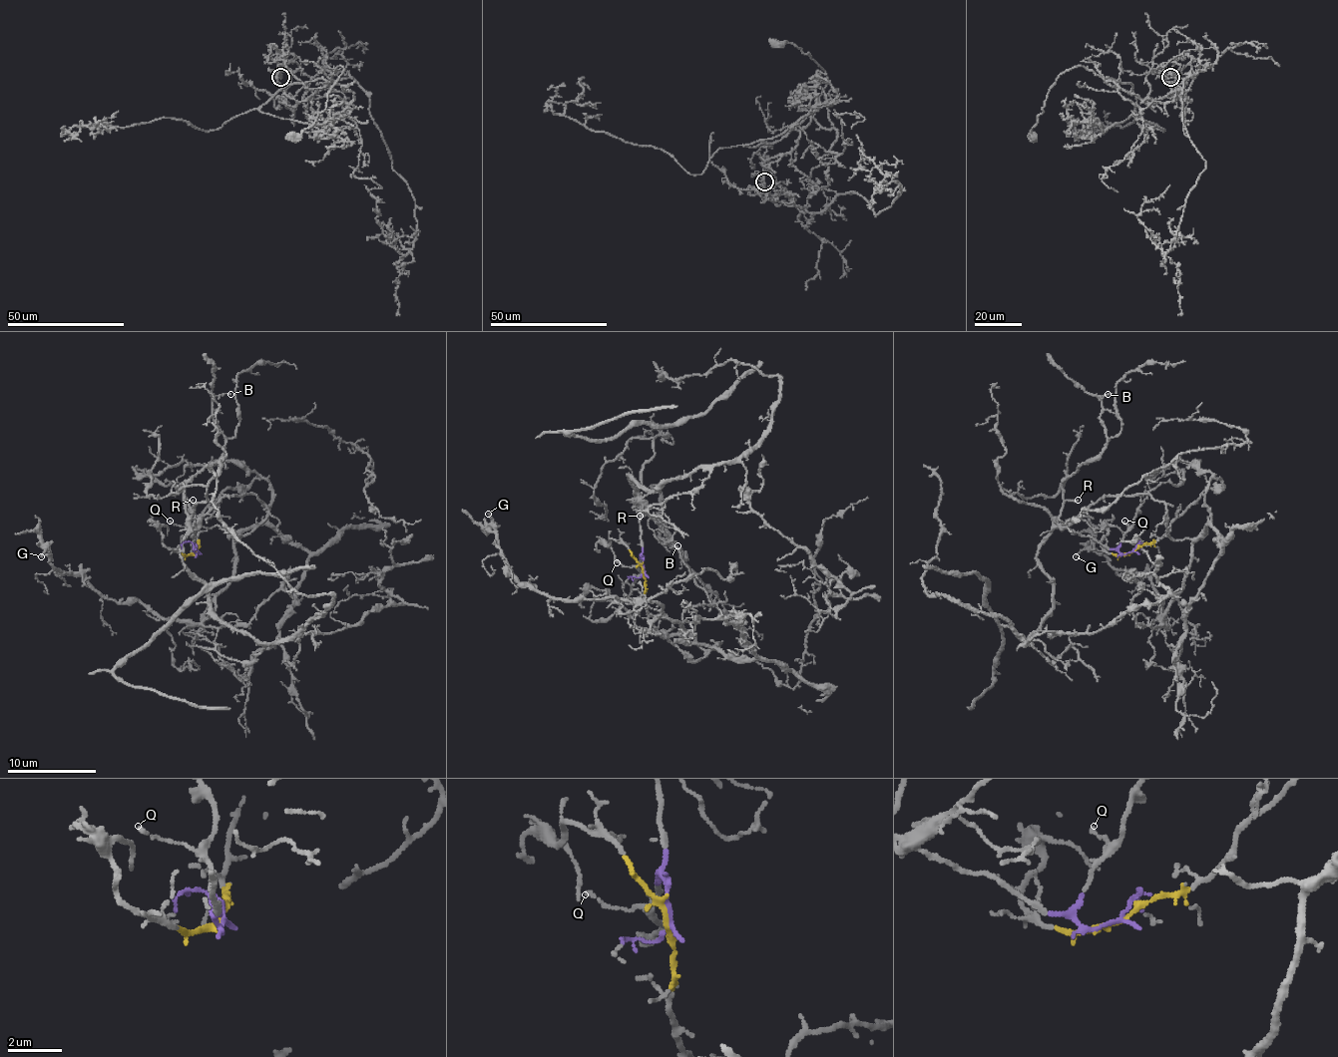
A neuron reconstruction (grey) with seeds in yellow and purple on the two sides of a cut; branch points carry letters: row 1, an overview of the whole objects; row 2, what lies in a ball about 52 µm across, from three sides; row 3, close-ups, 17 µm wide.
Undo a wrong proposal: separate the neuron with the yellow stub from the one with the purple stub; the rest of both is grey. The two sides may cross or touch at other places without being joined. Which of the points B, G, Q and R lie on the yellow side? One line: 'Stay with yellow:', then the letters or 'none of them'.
Stay with yellow: G

